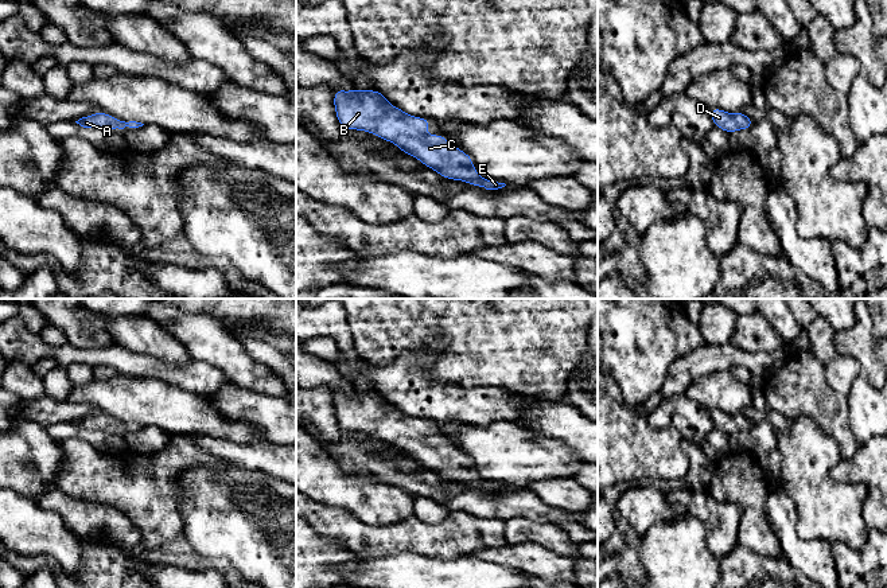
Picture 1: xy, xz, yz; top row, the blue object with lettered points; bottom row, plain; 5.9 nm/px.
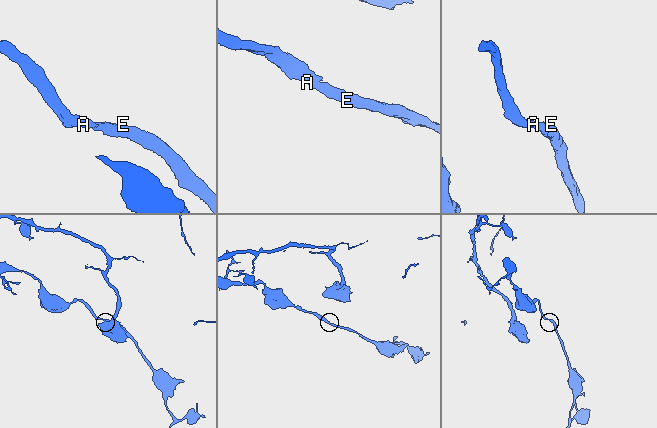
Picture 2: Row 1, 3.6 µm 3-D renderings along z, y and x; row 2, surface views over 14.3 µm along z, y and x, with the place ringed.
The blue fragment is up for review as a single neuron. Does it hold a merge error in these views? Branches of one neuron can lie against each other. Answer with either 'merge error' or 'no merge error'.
no merge error

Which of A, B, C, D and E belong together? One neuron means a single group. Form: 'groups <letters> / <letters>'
groups A B C D E

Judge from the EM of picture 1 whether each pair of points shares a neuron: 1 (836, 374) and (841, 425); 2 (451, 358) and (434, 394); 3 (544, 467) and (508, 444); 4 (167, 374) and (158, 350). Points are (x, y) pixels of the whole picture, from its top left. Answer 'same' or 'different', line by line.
1: different
2: different
3: same
4: different

